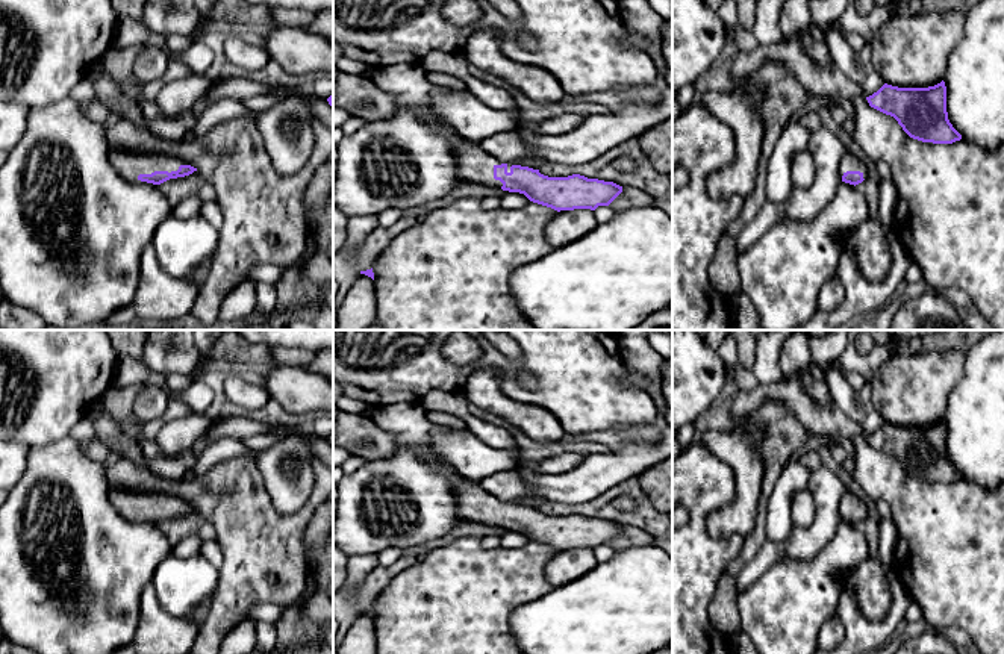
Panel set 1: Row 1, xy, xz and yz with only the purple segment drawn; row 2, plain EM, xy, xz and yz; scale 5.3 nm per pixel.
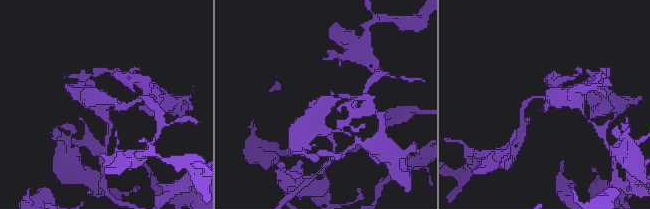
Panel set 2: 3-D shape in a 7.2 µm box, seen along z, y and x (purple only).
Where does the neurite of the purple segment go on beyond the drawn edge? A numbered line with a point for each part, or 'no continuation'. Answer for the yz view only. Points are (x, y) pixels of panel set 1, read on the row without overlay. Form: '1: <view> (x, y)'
1: yz (848, 501)

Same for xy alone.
1: xy (129, 504)

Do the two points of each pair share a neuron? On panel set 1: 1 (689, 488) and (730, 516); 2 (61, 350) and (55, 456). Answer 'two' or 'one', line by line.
1: two
2: two

